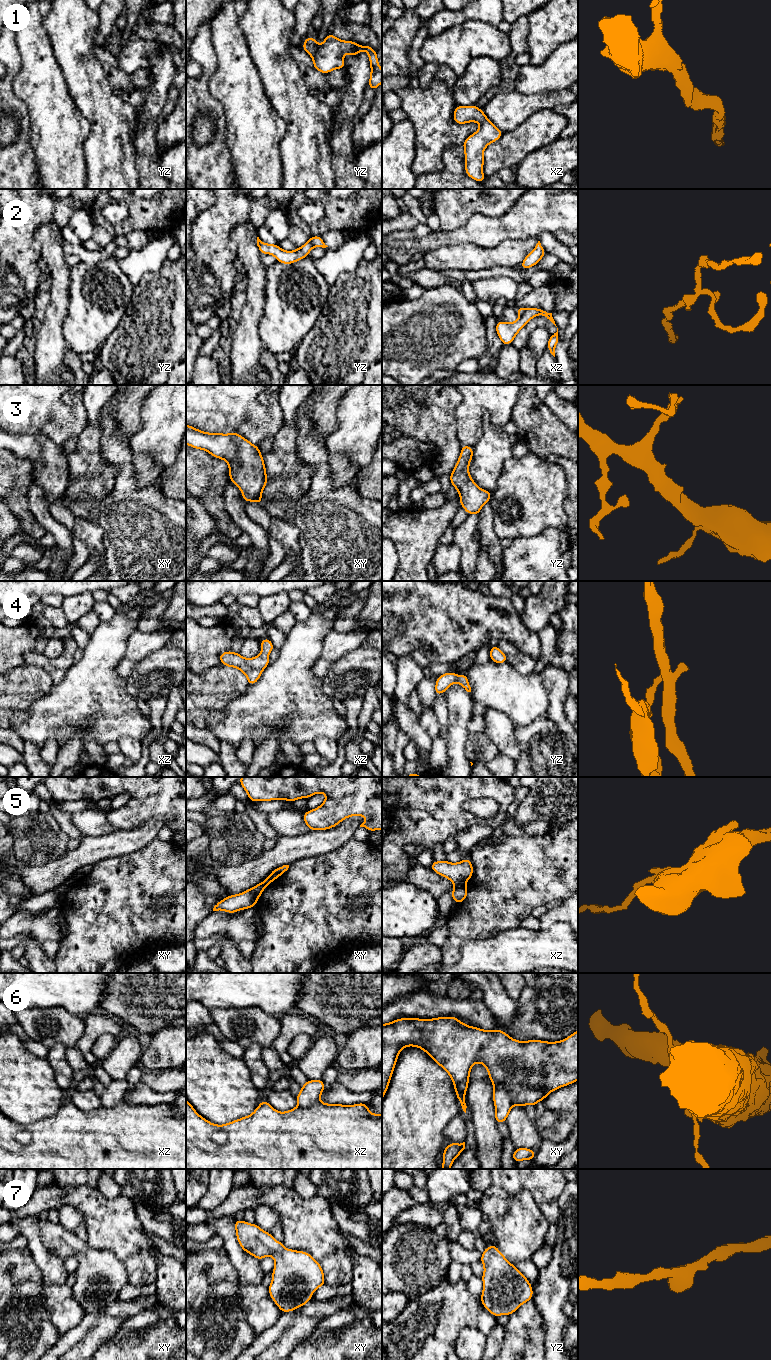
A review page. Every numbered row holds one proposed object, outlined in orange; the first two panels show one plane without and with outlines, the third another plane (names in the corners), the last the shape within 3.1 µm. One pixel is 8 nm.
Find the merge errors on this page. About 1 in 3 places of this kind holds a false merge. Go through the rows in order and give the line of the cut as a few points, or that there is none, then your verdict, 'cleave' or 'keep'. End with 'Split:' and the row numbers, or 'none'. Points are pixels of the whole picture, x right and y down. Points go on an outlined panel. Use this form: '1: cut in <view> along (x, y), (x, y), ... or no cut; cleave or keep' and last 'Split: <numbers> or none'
1: no cut; keep
2: cut in xz along (528, 309), (520, 316); cleave
3: no cut; keep
4: no cut; keep
5: cut in xz along (464, 884), (456, 888); cleave
6: no cut; keep
7: no cut; keep
Split: 2, 5

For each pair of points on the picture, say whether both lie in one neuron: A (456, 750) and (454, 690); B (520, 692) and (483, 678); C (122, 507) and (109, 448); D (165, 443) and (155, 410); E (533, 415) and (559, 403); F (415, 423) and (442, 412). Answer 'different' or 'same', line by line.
A: same
B: same
C: same
D: same
E: different
F: same

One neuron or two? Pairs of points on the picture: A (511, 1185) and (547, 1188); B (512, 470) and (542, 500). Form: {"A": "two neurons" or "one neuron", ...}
{"A": "one neuron", "B": "one neuron"}

